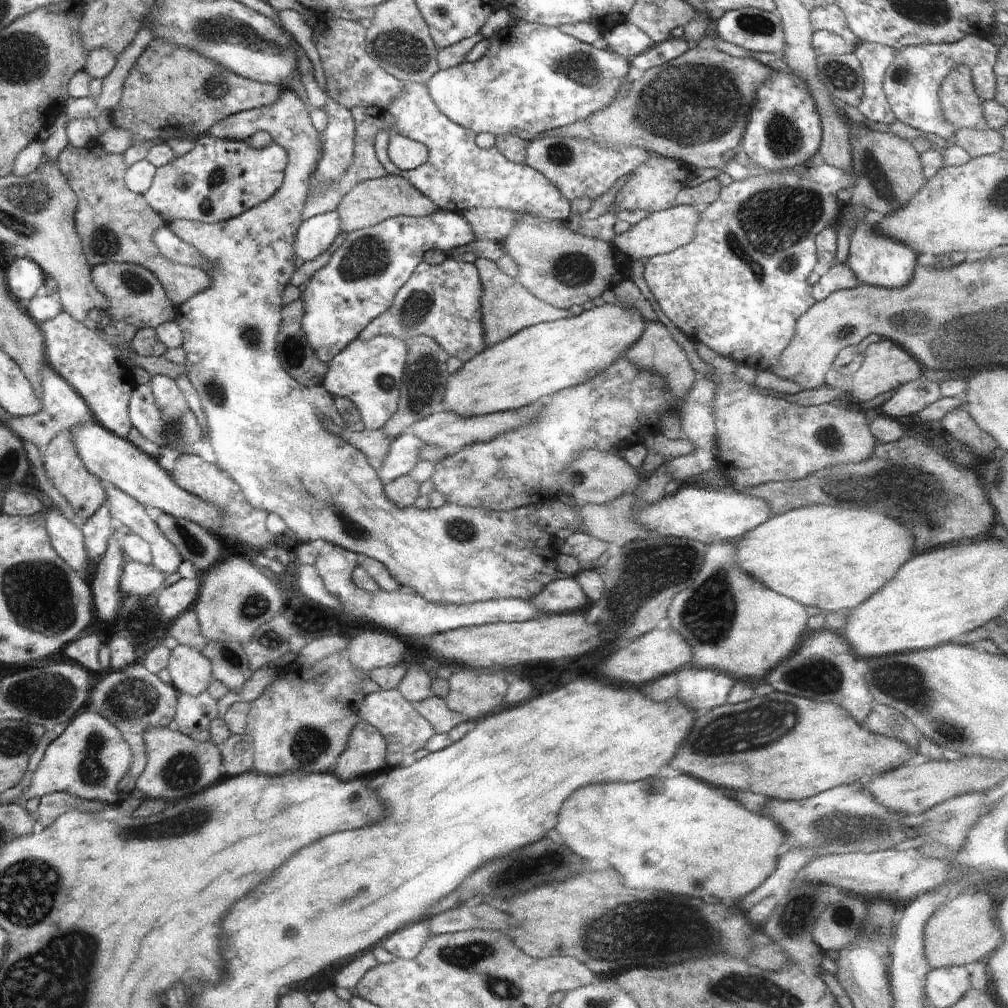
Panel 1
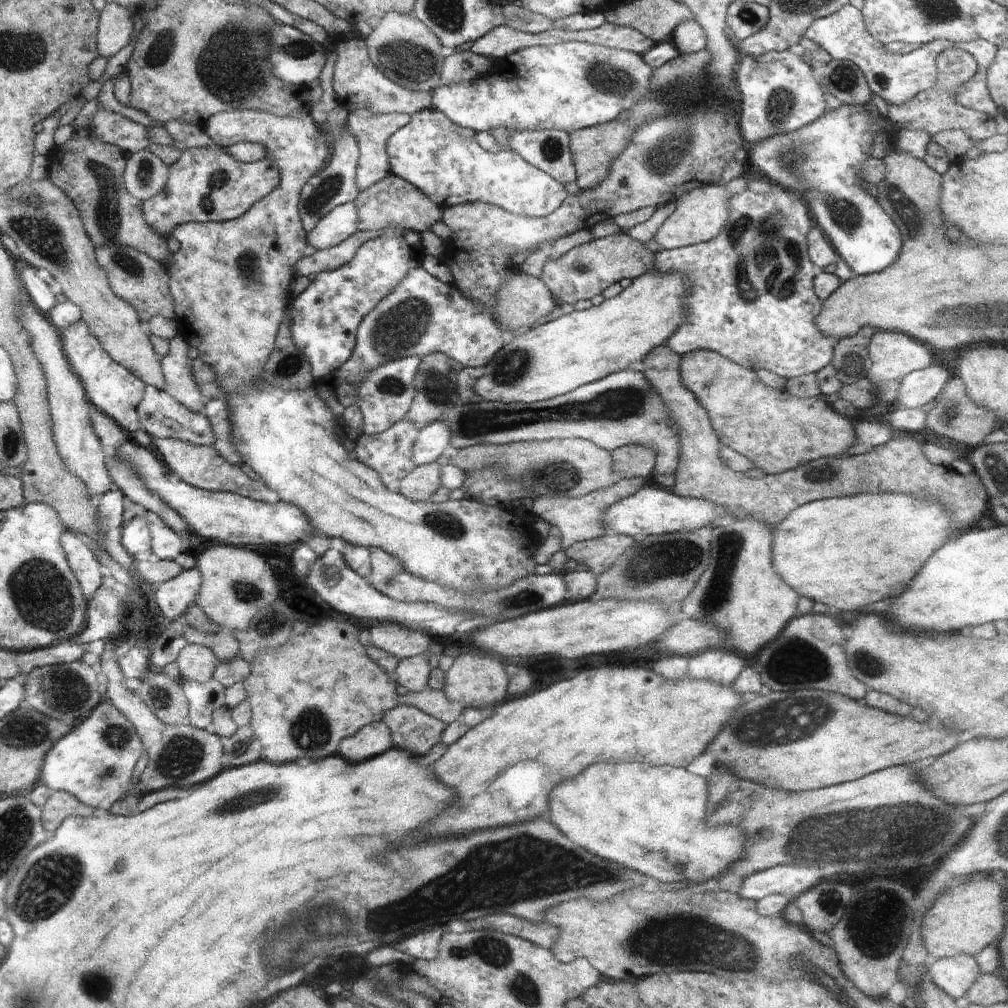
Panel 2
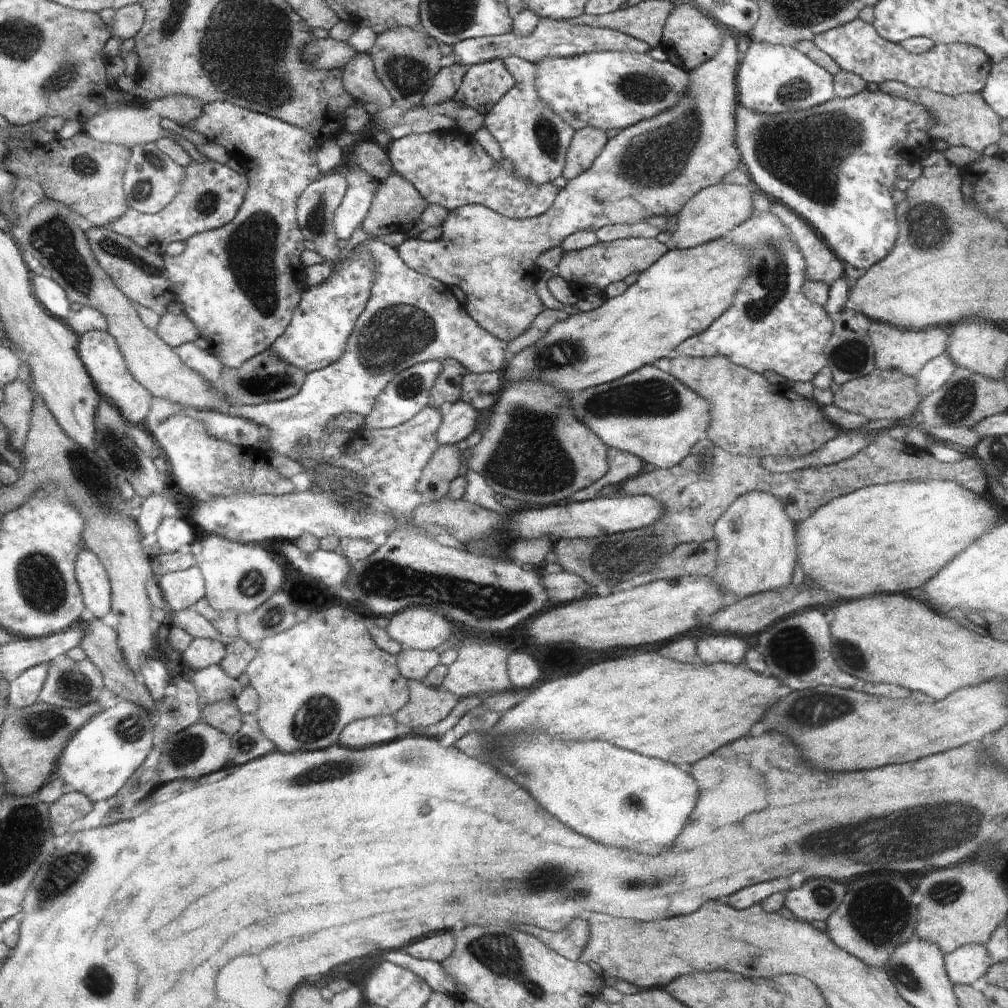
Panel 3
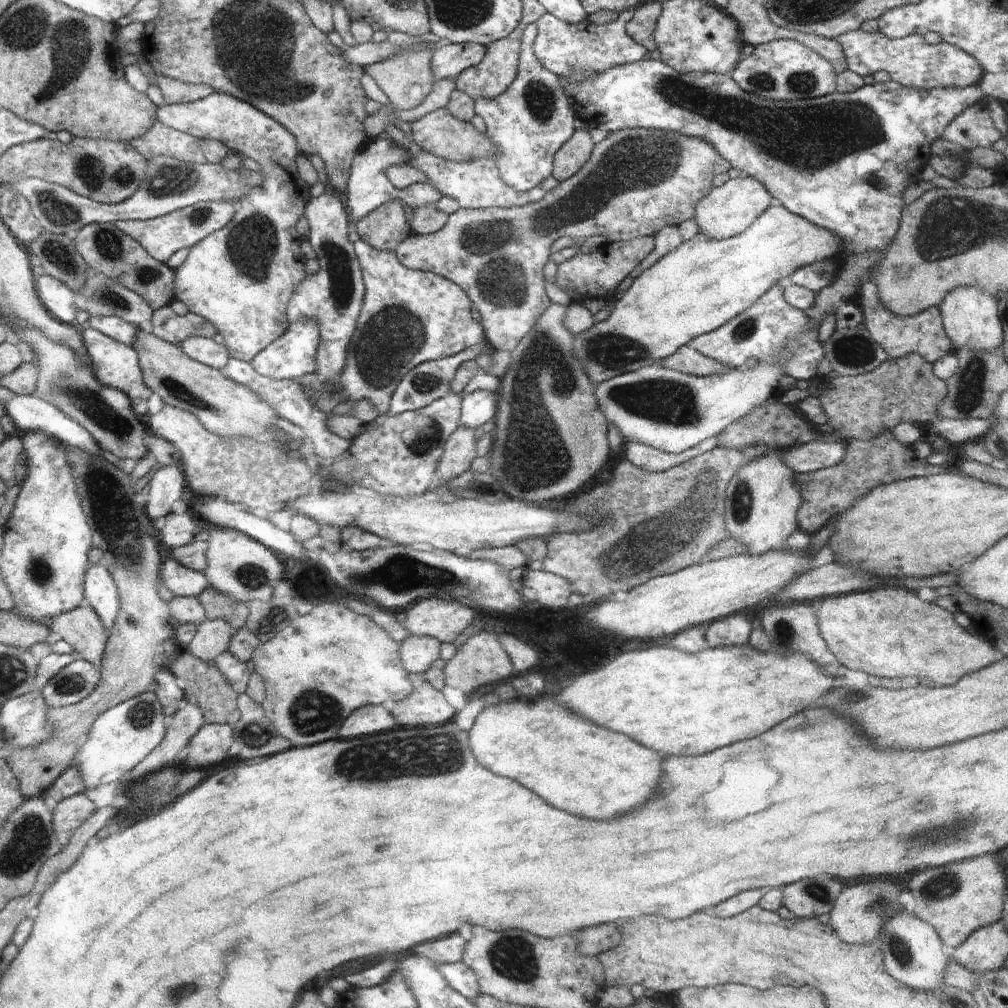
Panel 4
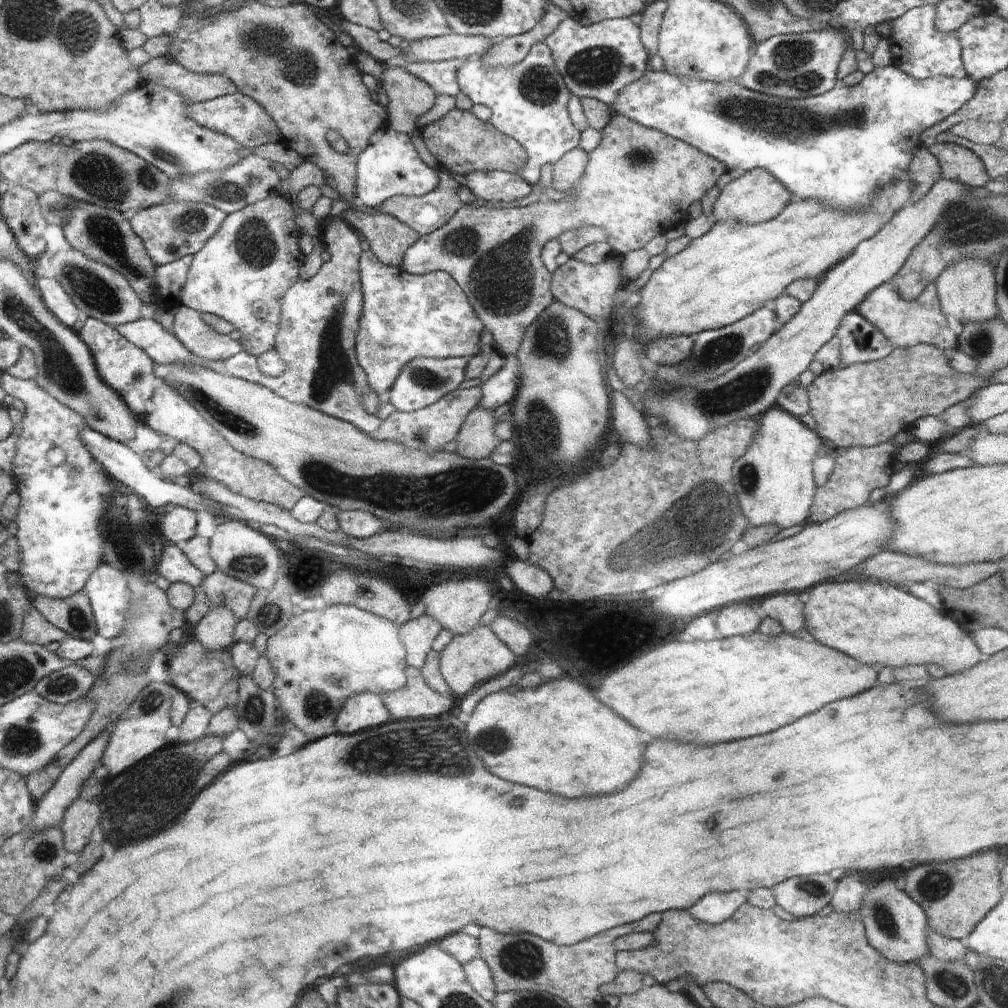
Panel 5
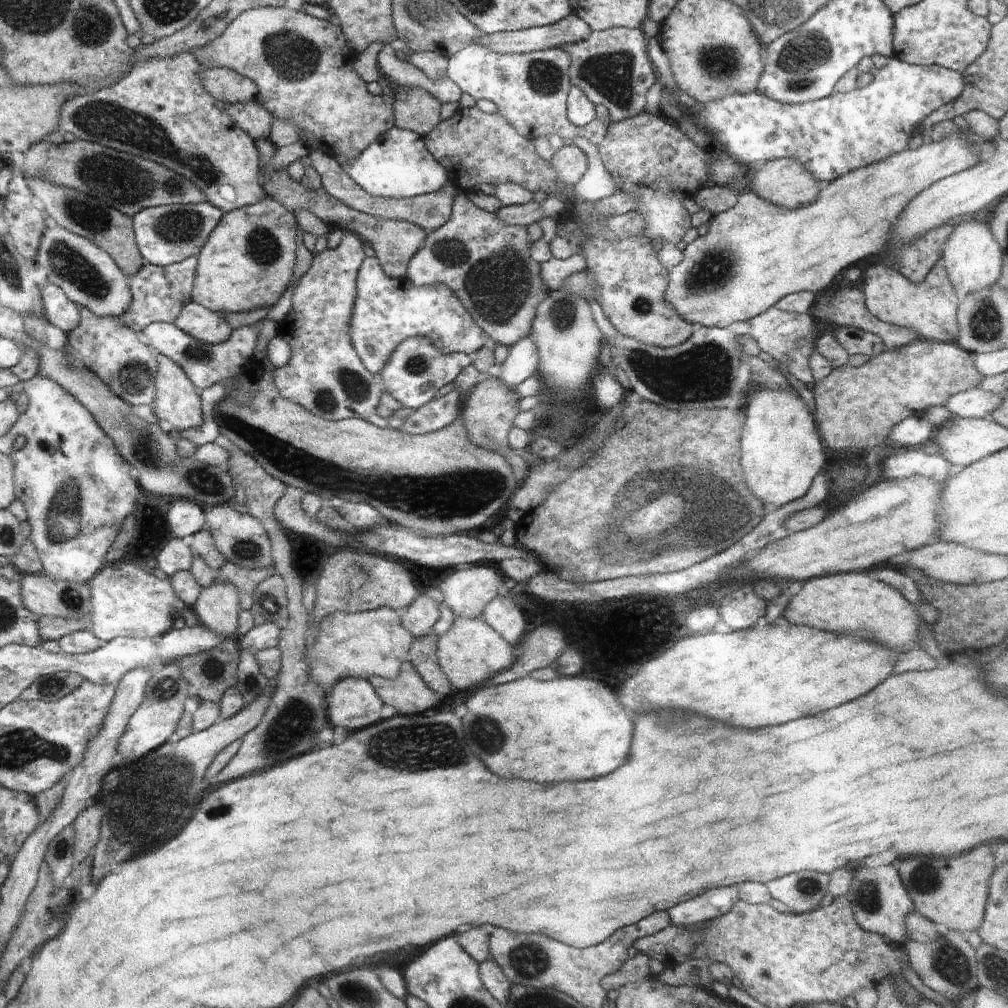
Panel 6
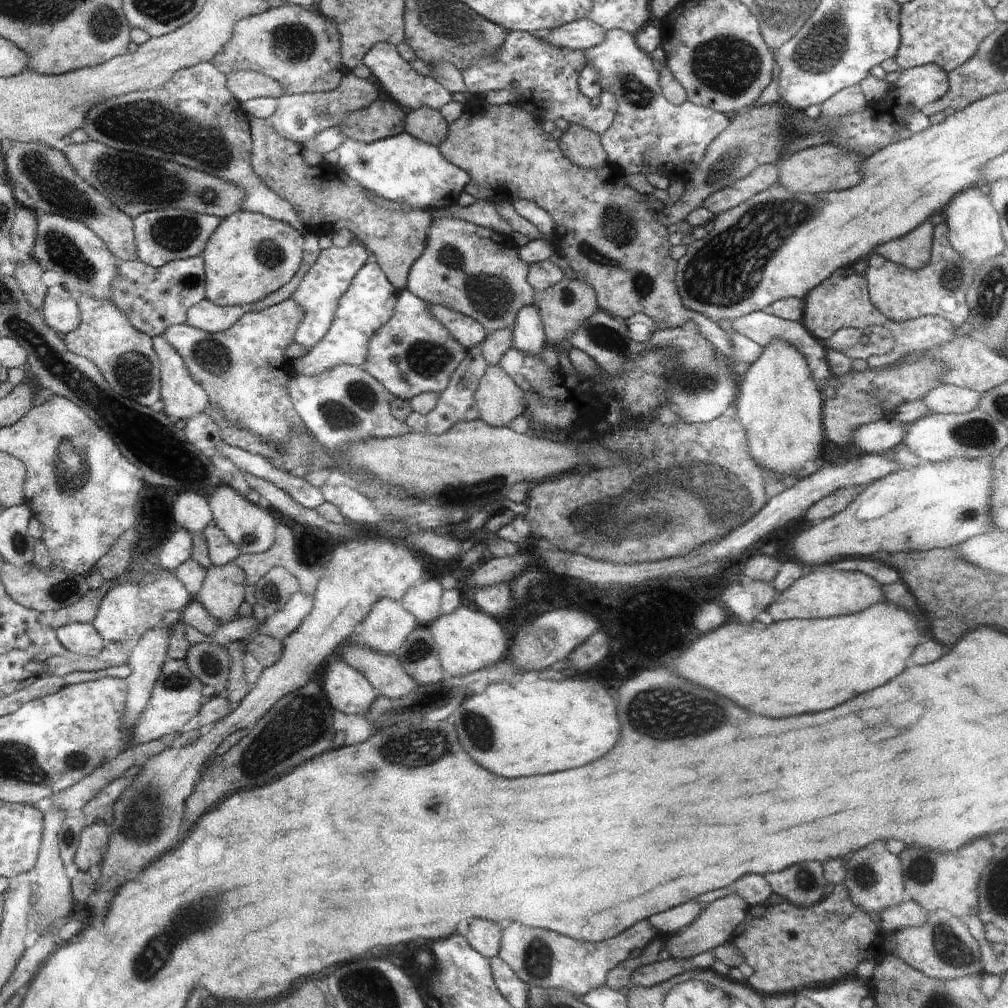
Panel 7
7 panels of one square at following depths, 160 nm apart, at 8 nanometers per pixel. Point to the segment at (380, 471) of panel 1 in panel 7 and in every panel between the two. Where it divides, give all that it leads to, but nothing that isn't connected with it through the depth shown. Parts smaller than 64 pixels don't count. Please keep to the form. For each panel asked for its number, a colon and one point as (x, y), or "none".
2: (434, 438)
3: (460, 419)
4: (477, 408)
5: (501, 388)
6: (522, 361)
7: (528, 336)

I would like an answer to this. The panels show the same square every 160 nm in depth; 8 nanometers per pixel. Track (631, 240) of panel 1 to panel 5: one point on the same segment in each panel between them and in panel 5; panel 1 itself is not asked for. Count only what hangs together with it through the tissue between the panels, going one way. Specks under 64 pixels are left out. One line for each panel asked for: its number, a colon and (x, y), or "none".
2: (701, 212)
3: (715, 210)
4: (729, 209)
5: (756, 196)

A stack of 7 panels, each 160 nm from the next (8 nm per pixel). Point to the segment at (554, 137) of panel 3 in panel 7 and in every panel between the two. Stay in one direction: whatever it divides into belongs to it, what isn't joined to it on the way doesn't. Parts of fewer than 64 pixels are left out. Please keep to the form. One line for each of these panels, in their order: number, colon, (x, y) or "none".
4: (528, 123)
5: (528, 99)
6: (530, 90)
7: (547, 76)

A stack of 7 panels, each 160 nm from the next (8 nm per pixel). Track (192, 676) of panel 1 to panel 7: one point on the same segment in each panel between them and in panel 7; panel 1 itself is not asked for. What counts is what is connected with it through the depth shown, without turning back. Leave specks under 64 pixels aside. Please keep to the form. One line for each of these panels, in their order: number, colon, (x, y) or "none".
2: (196, 662)
3: (202, 652)
4: (212, 637)
5: (214, 630)
6: (217, 606)
7: (223, 590)

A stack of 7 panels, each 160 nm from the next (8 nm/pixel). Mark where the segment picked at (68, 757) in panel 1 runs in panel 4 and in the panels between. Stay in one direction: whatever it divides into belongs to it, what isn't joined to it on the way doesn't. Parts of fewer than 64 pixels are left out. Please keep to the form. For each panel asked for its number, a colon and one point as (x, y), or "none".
2: (96, 761)
3: (102, 757)
4: (124, 735)

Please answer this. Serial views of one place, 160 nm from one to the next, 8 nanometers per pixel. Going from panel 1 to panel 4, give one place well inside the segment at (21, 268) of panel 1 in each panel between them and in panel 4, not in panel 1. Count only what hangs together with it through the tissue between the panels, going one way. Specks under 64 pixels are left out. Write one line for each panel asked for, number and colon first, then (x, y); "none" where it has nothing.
2: (39, 293)
3: (50, 294)
4: (57, 298)

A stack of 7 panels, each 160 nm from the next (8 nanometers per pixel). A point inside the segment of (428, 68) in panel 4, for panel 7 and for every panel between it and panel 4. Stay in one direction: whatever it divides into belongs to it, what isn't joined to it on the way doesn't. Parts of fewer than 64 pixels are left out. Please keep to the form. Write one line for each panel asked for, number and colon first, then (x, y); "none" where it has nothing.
5: (409, 98)
6: (416, 110)
7: (427, 124)

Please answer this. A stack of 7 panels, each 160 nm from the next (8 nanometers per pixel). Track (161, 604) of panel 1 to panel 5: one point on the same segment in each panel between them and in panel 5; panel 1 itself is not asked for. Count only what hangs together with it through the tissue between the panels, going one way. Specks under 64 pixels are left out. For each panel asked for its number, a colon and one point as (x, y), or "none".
2: (175, 595)
3: (182, 589)
4: (179, 579)
5: (173, 564)

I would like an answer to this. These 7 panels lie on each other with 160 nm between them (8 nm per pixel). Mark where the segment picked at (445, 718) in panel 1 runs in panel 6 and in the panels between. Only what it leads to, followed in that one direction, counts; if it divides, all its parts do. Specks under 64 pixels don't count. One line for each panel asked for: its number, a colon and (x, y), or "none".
2: (435, 703)
3: (426, 706)
4: (425, 706)
5: (415, 700)
6: (407, 693)

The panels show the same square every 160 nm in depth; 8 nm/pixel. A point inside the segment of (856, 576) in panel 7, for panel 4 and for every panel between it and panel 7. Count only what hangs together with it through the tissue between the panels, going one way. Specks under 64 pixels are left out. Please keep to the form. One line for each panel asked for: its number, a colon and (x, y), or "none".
4: (890, 632)
5: (873, 622)
6: (855, 602)

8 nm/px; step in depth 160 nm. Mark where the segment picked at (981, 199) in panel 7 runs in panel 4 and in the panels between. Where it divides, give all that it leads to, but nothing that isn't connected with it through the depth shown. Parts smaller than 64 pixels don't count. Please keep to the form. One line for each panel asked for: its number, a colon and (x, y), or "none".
4: (970, 317)
5: (967, 290)
6: (972, 258)

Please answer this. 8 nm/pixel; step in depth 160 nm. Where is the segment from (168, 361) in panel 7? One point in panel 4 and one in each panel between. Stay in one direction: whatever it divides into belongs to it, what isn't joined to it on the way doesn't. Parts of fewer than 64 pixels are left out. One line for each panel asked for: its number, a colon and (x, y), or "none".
4: (257, 476)
5: (172, 415)
6: (178, 401)

